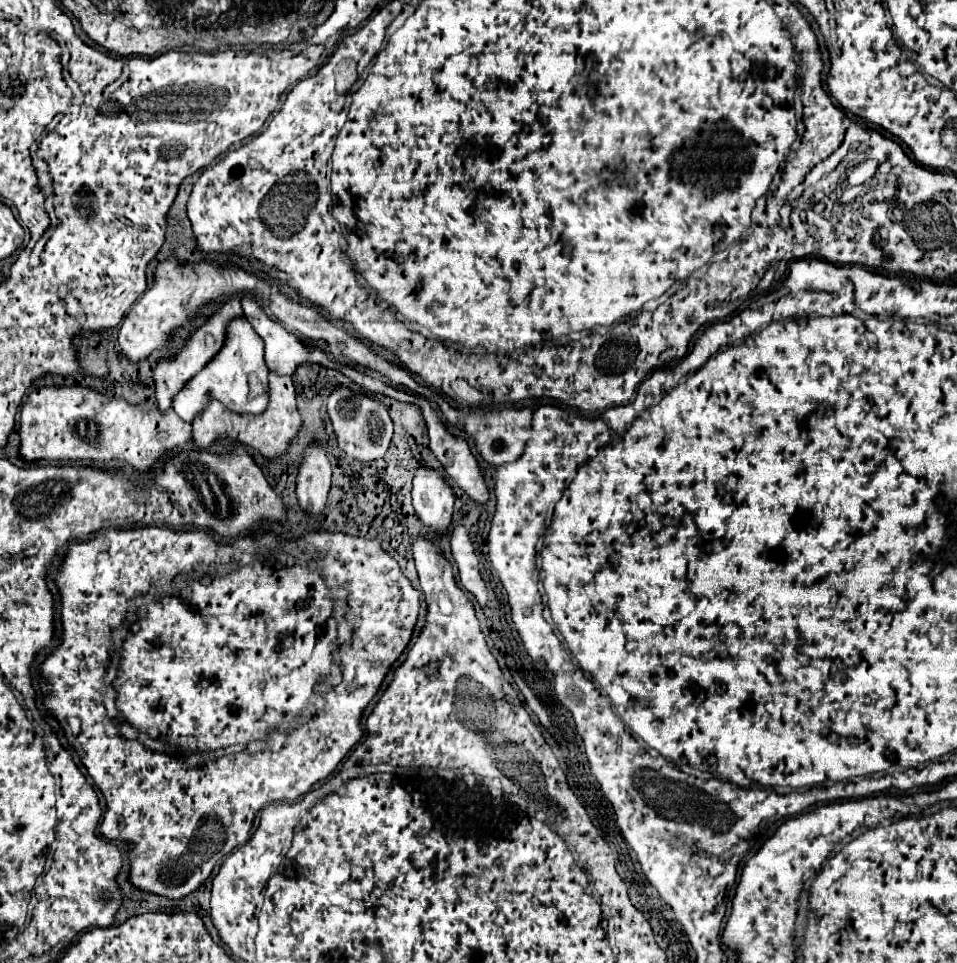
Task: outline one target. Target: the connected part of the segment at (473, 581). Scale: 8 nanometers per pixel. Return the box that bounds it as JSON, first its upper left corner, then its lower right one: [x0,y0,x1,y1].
[450,526,488,606]

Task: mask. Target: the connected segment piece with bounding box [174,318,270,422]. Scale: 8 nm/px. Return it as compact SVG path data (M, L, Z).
M240 318L228 324L228 344L224 344L220 354L216 354L214 360L190 380L188 388L184 388L180 396L176 396L174 412L182 420L192 422L200 412L206 410L210 400L218 400L230 412L258 416L268 406L270 400L268 394L270 386L268 386L268 366L264 362L264 340L254 332L254 328L246 318Z

